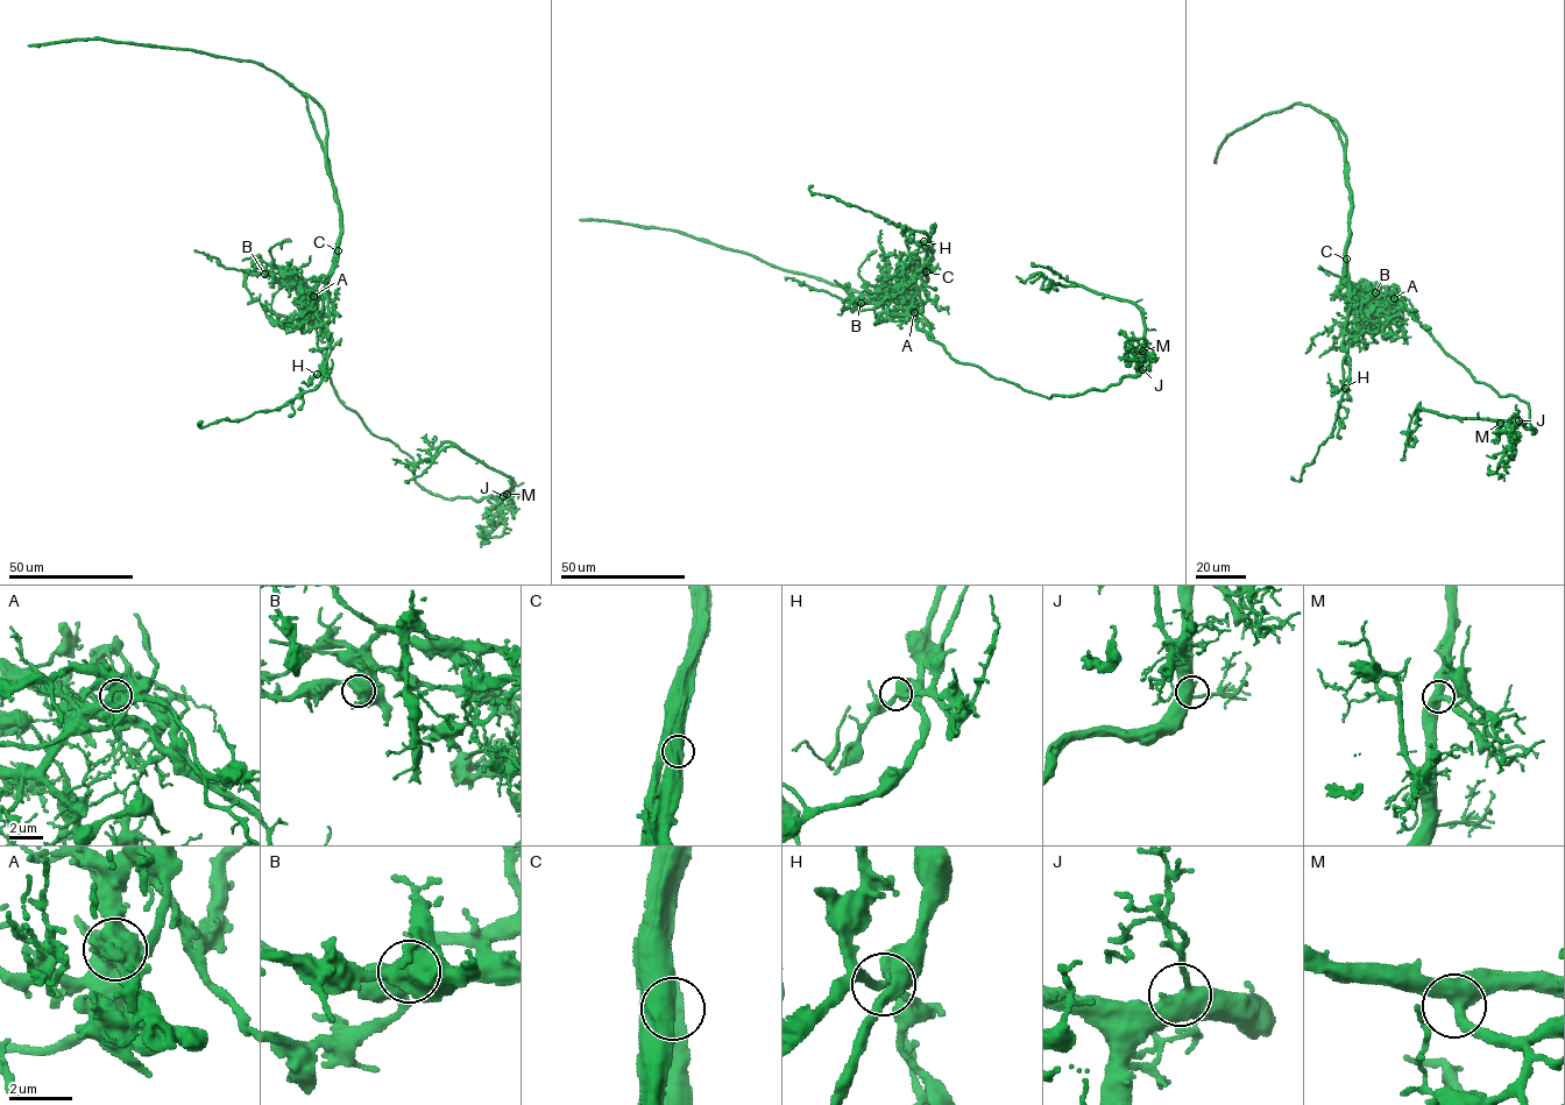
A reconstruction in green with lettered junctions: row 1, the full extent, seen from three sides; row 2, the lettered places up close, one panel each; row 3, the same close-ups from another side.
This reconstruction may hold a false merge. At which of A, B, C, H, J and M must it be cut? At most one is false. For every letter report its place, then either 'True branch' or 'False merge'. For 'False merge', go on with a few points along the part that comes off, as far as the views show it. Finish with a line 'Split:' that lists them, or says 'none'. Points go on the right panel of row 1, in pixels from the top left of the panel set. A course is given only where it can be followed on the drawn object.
A: Place: (1394, 298). False merge. Course of the part to remove: (1394, 298), (1475, 381), (1528, 404), (1536, 431), (1521, 422), (1451, 417), (1418, 405), (1417, 427), (1408, 438)
B: Place: (1375, 292). True branch
C: Place: (1346, 259). True branch
H: Place: (1345, 388). True branch
J: Place: (1519, 420). True branch
M: Place: (1500, 423). True branch
Split: A

